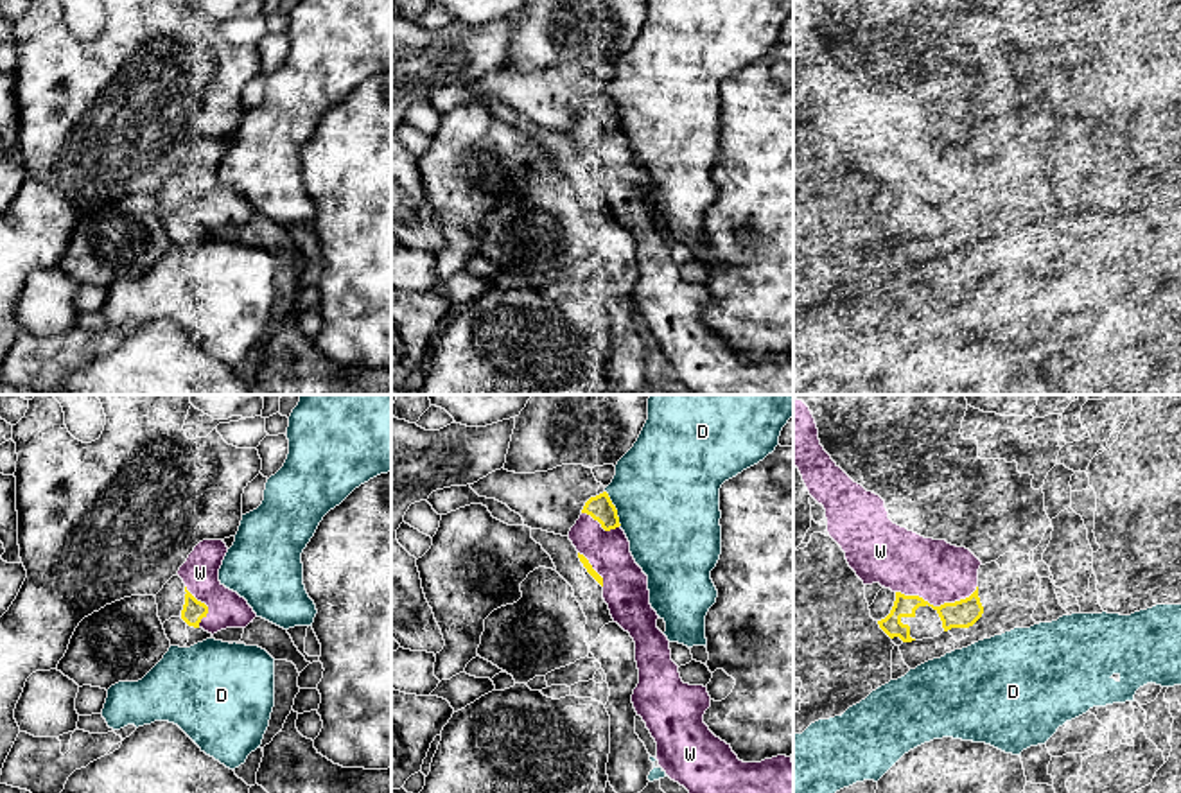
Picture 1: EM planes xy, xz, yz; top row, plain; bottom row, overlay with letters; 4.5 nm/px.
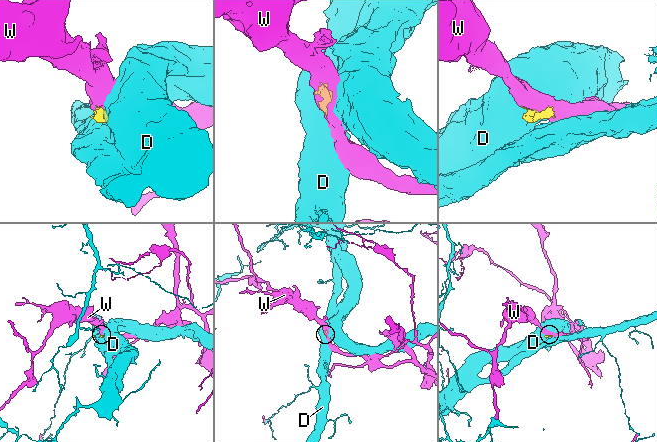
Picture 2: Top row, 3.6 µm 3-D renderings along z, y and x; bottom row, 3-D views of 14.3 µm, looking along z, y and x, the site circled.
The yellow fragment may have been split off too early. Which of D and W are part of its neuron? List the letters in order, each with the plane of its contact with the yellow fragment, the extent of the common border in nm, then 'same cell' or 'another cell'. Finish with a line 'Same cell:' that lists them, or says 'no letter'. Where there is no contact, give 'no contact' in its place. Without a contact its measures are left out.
D: xz | 180 nm | another cell
W: yz | 360 nm | another cell
Same cell: no letter

